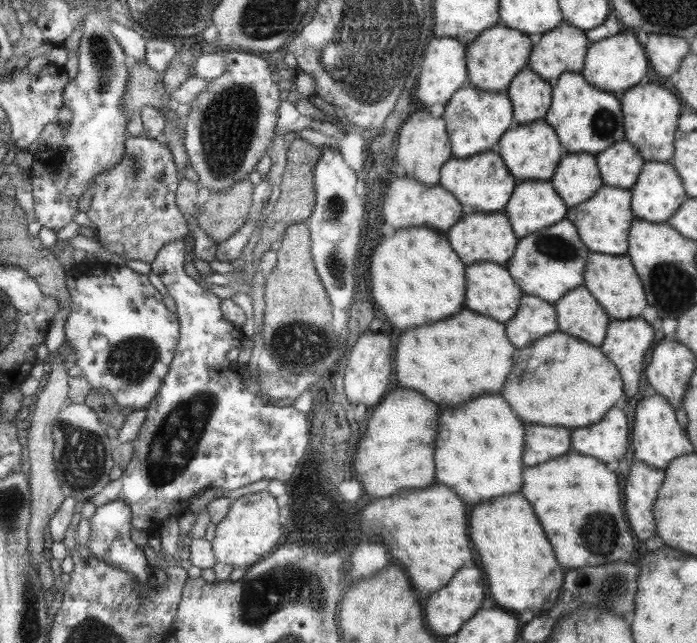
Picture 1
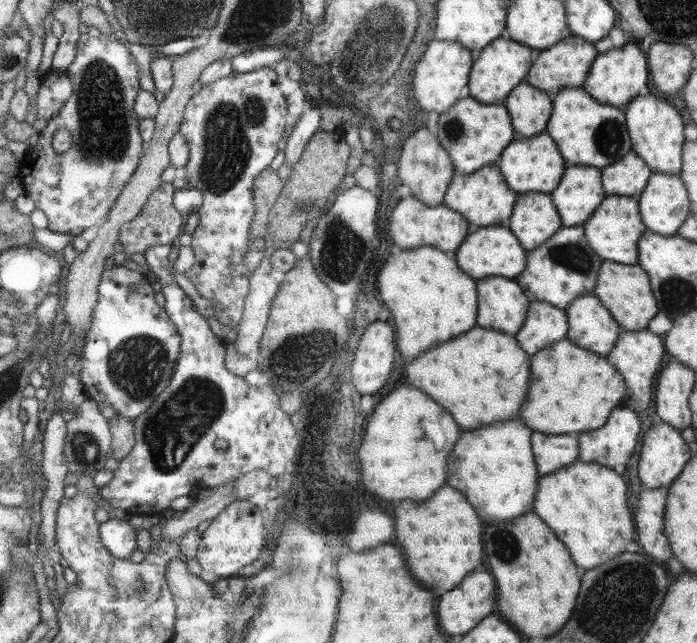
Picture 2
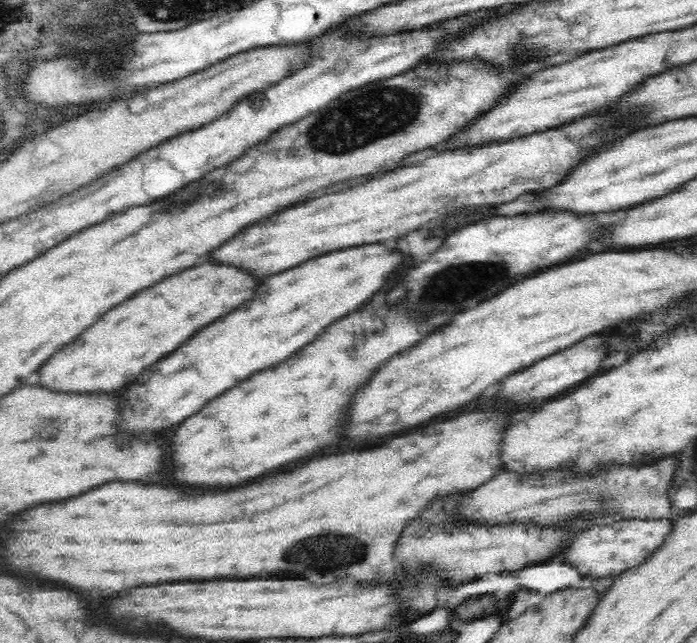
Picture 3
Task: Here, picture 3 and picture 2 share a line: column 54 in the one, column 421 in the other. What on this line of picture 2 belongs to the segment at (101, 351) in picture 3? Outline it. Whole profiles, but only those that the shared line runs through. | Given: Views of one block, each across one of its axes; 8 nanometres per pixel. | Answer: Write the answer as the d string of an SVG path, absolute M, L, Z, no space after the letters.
M475 325L463 336L421 352L403 366L403 372L409 386L439 400L455 416L459 428L471 430L515 418L529 382L529 358L521 348L514 336Z

